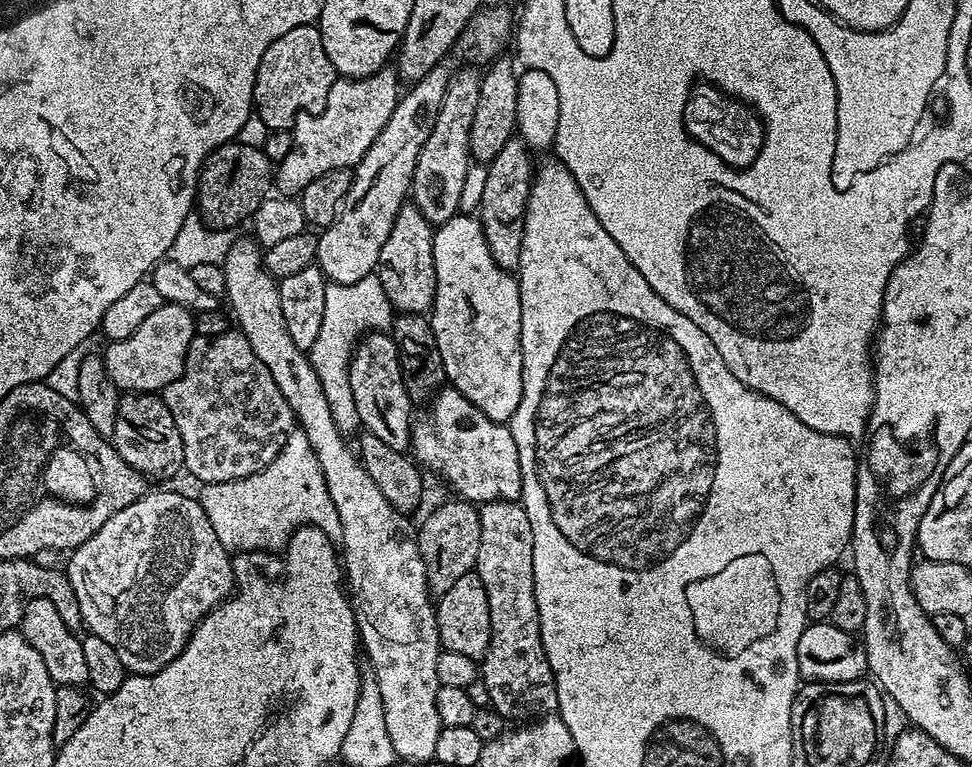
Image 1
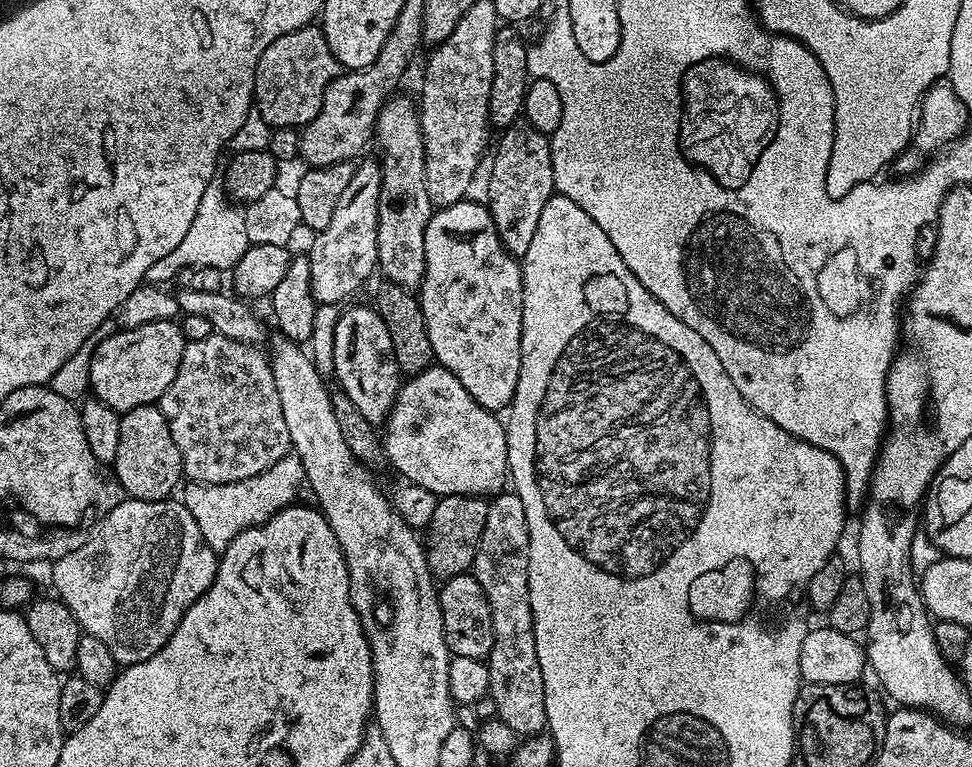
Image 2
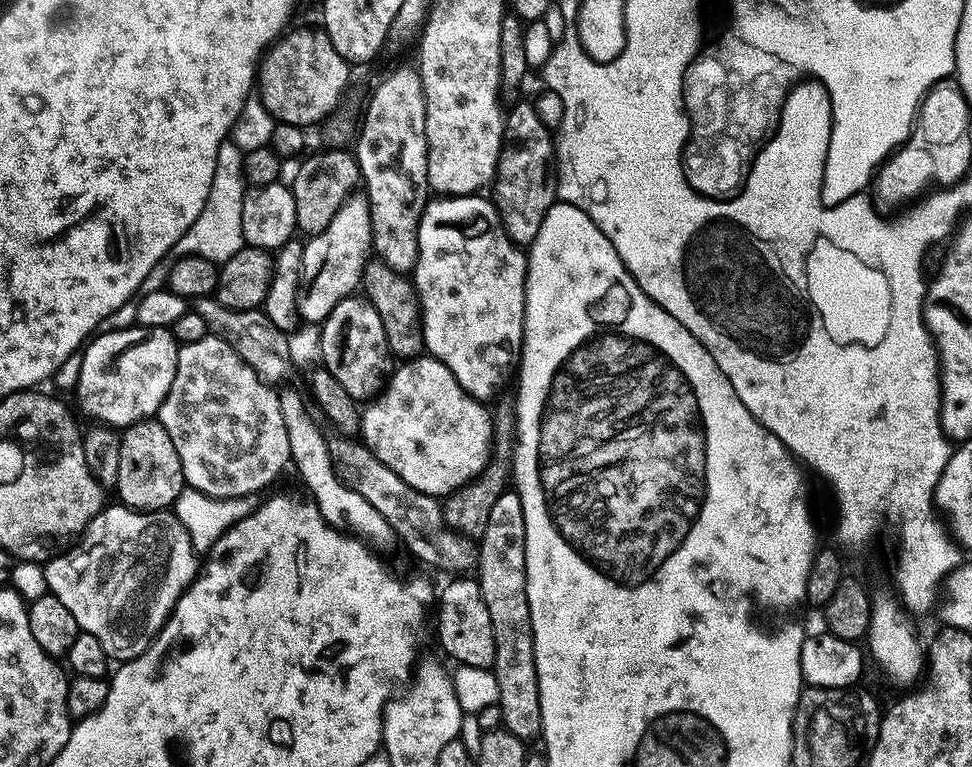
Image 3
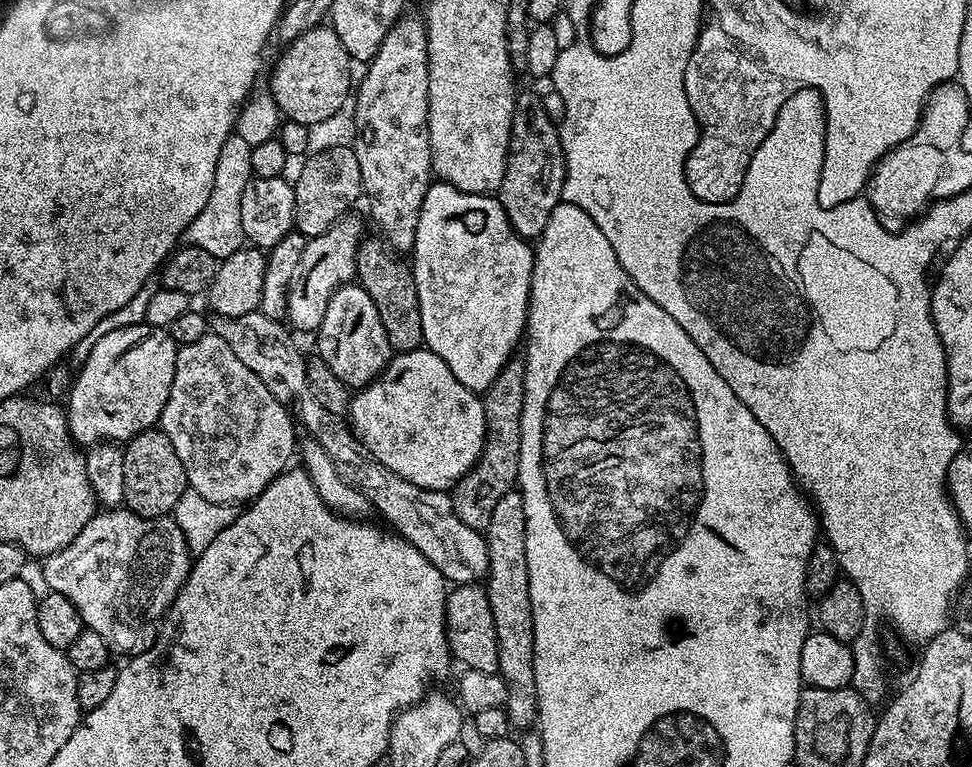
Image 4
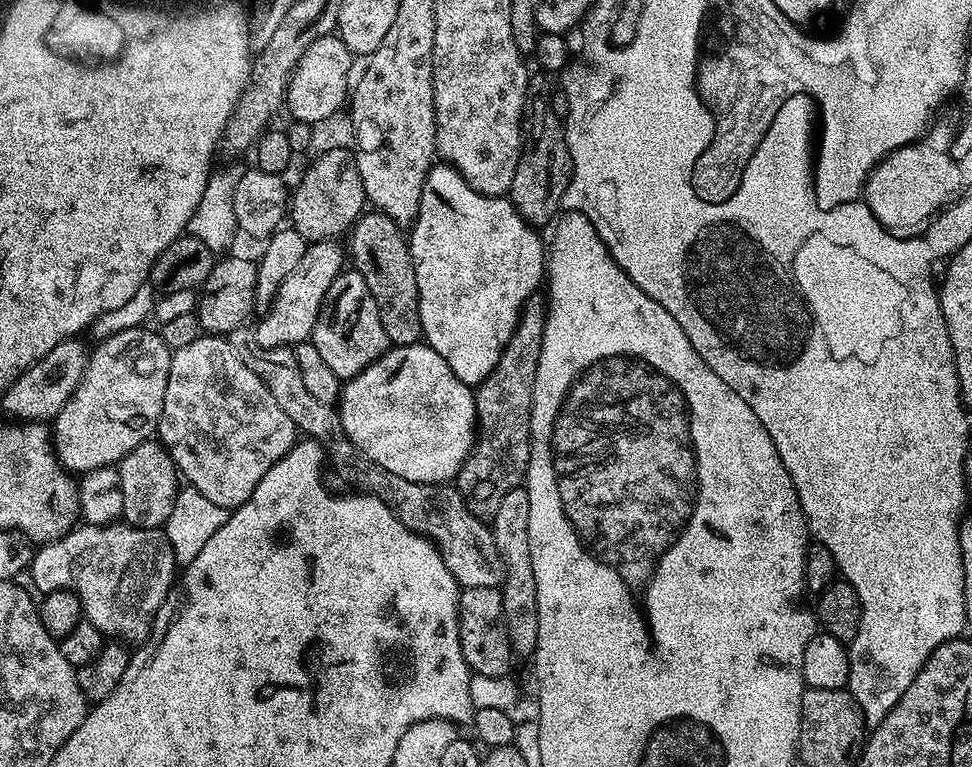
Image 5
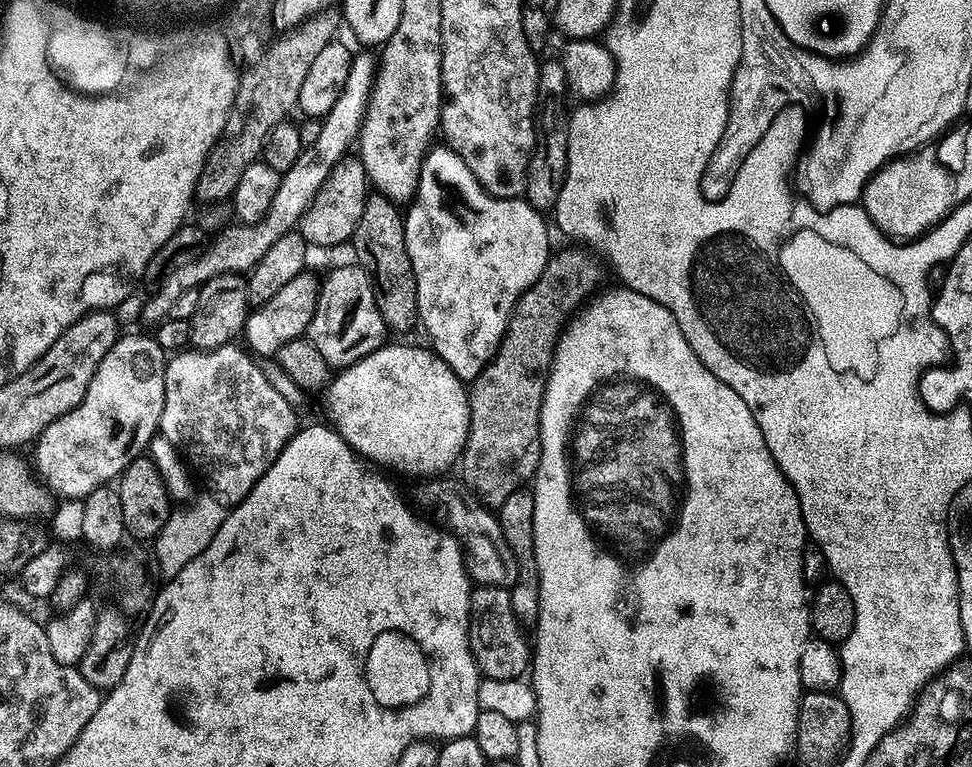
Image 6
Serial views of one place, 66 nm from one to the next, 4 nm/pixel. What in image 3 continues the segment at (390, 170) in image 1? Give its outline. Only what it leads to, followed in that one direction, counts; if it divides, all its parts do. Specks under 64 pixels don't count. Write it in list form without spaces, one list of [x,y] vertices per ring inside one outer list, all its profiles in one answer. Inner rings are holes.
[[[353,194],[342,202],[334,222],[322,230],[322,234],[307,237],[304,253],[300,259],[300,293],[298,308],[301,321],[308,320],[319,325],[347,296],[361,287],[364,267],[370,263],[372,250],[372,227],[367,195]]]

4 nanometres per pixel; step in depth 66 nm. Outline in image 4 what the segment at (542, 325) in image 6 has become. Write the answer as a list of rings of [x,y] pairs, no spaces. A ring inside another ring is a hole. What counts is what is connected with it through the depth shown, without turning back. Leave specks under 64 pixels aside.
[[[513,358],[502,366],[498,378],[482,393],[486,434],[484,435],[484,453],[479,462],[471,468],[461,480],[457,480],[451,489],[454,514],[474,530],[487,533],[494,506],[502,494],[517,487],[520,475],[520,423],[524,405],[524,361]]]

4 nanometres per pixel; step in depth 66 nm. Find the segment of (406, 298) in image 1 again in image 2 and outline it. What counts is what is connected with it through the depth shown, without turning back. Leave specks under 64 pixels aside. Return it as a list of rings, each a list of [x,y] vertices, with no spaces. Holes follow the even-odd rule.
[[[401,94],[393,95],[380,108],[380,113],[376,119],[376,130],[374,133],[375,143],[380,143],[384,147],[384,160],[382,159],[382,167],[380,170],[380,209],[378,210],[378,258],[376,263],[378,265],[379,275],[384,275],[383,278],[389,284],[396,284],[399,288],[406,288],[409,290],[419,289],[420,284],[424,280],[426,274],[426,226],[430,222],[434,205],[426,190],[426,174],[424,173],[424,135],[420,129],[420,113],[417,105],[408,96],[400,96]]]

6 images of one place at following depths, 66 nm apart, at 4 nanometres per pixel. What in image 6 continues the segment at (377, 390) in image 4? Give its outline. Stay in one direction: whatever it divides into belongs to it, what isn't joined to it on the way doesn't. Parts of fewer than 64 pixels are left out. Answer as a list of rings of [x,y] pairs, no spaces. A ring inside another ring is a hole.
[[[385,343],[384,347],[366,354],[366,358],[354,362],[349,368],[339,369],[331,377],[322,398],[328,403],[327,419],[331,427],[340,433],[357,457],[365,461],[373,460],[384,468],[393,468],[408,476],[436,478],[447,473],[444,471],[451,464],[453,467],[464,454],[470,430],[468,388],[465,381],[460,380],[431,347]]]

